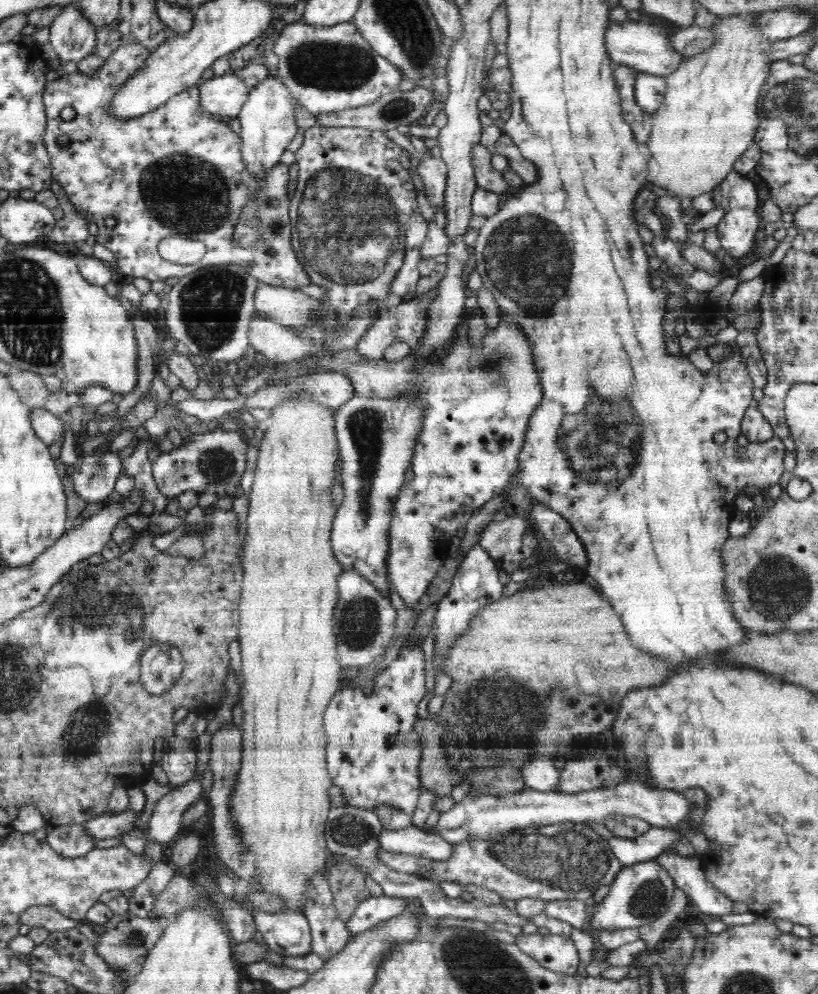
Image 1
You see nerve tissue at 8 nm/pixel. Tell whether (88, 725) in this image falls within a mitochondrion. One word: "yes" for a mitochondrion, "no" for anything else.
yes

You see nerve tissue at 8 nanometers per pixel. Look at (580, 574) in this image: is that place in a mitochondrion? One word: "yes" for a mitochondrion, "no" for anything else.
no

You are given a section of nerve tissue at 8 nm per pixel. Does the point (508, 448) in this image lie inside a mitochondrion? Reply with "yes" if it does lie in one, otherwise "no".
no

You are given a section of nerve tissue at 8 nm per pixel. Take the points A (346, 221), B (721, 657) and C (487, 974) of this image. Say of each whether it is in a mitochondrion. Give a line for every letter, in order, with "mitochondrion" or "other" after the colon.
A: mitochondrion
B: other
C: mitochondrion

